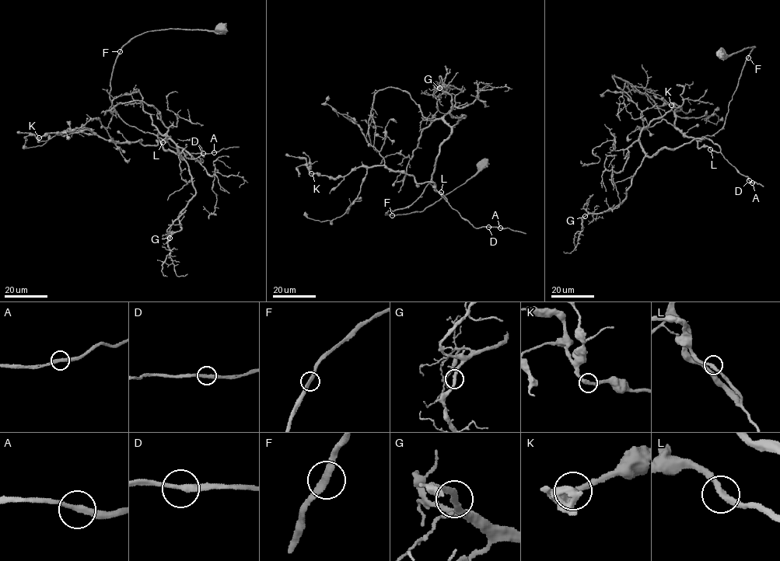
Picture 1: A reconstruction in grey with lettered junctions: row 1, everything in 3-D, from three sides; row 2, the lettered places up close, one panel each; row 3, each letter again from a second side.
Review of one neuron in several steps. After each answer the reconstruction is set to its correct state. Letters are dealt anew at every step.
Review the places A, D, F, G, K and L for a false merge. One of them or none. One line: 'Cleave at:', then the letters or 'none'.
Cleave at: none

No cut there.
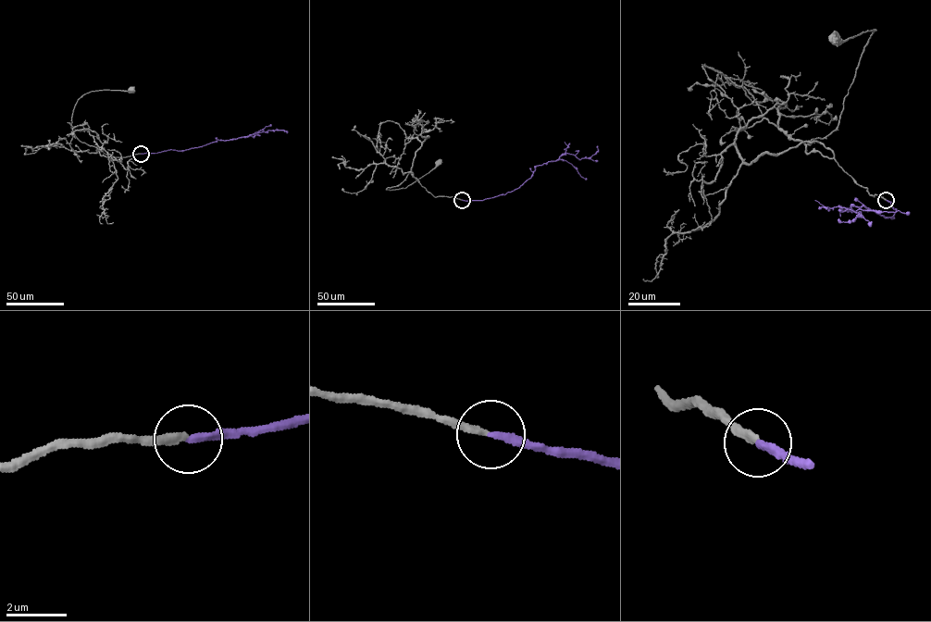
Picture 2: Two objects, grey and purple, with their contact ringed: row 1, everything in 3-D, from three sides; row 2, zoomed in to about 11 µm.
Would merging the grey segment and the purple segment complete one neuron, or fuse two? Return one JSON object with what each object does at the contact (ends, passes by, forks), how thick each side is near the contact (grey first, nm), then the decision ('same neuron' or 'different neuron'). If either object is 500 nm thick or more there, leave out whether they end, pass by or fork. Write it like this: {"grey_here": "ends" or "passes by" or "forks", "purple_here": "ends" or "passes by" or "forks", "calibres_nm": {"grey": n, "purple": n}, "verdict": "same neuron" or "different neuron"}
{"grey_here": "ends", "purple_here": "ends", "calibres_nm": {"grey": 240, "purple": 240}, "verdict": "same neuron"}

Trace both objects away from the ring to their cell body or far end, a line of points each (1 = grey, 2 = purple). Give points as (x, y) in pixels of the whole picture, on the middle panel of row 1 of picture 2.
1: (462, 200), (434, 197), (410, 172), (400, 183), (386, 189), (406, 188), (439, 162)
2: (462, 200), (505, 194), (529, 179), (536, 166), (565, 153), (590, 157), (597, 146)

